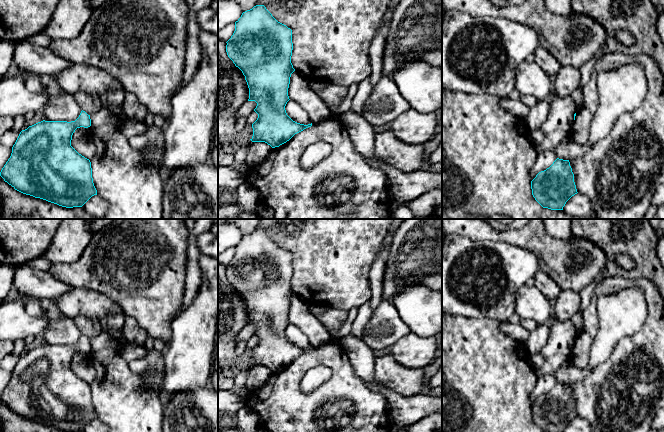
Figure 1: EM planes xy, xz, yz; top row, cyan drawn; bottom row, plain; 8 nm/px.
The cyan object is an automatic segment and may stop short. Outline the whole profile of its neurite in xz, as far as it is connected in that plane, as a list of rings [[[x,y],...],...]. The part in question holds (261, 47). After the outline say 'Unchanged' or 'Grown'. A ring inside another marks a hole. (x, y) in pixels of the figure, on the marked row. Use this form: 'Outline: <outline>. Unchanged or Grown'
Outline: [[[256,5],[242,13],[235,22],[235,31],[226,42],[228,57],[238,67],[249,88],[248,101],[257,103],[254,111],[258,114],[252,124],[252,142],[265,142],[272,148],[289,141],[295,134],[311,127],[293,121],[286,113],[285,106],[290,100],[288,88],[291,74],[295,71],[291,63],[293,50],[292,30],[278,22],[264,5]]]. Unchanged

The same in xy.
Outline: [[[81,111],[75,121],[41,121],[22,130],[12,147],[12,153],[0,172],[0,176],[15,190],[66,208],[82,207],[92,196],[97,195],[93,183],[89,159],[79,154],[72,146],[72,135],[77,128],[91,126],[90,115]]]. Unchanged

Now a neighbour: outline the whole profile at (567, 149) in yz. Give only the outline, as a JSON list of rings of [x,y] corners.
[[[567,138],[556,146],[554,152],[557,158],[570,160],[572,158],[584,155],[588,150],[591,149],[594,143],[594,141],[589,140],[589,142],[586,144],[578,144]]]

